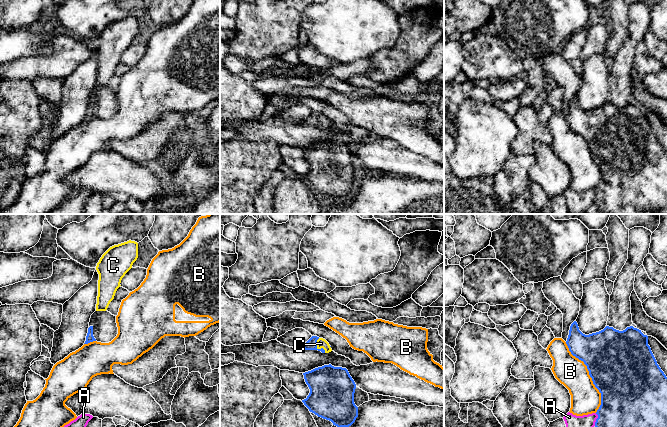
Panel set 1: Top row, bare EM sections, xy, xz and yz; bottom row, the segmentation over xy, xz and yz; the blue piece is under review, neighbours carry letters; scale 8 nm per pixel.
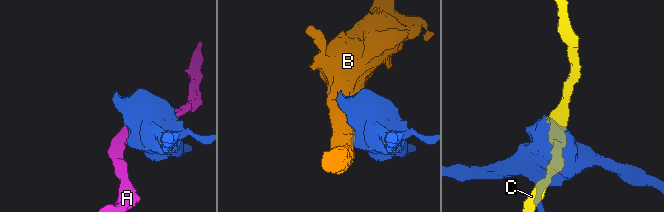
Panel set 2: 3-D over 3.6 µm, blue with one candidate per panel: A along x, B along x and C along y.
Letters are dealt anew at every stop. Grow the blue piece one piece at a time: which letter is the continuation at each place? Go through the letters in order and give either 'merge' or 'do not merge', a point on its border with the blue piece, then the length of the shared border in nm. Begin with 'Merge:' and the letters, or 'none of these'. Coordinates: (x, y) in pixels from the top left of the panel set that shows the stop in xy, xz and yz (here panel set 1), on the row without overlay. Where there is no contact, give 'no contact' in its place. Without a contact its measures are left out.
Merge: C
A: do not merge; meets blue in yz at (596, 195); contact 110 nm long
B: do not merge; meets blue in yz at (590, 152); contact 600 nm long
C: merge; meets blue in xz at (316, 123); contact 130 nm long

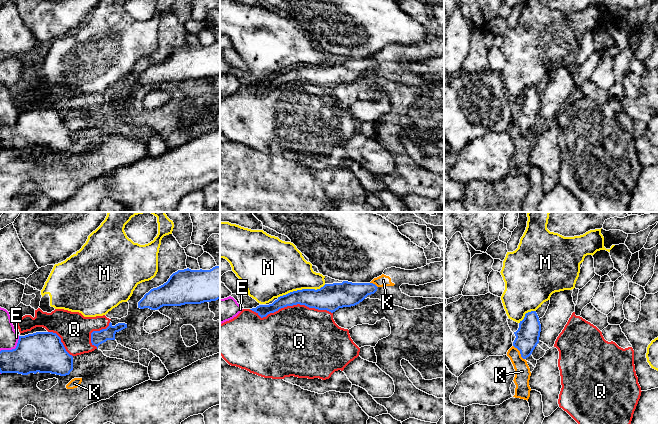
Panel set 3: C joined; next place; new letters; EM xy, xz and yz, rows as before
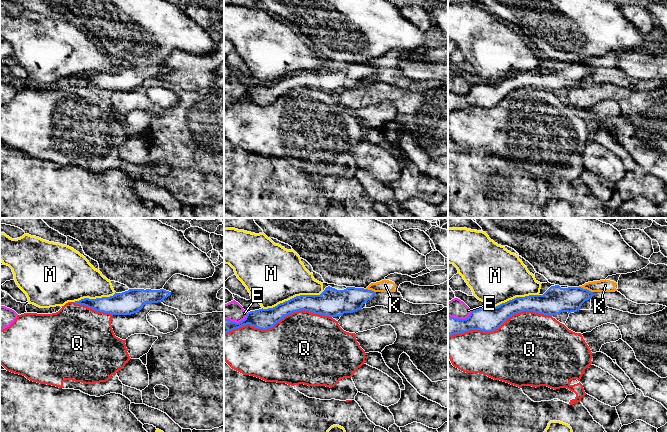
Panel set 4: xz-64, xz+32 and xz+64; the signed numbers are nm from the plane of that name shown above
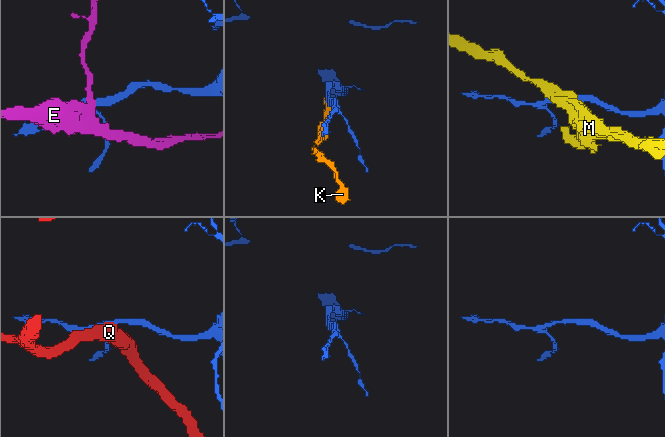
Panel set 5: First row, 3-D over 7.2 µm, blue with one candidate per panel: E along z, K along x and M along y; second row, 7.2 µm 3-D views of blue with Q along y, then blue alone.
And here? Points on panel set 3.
Merge: none of these
E: do not merge; meets blue in xy at (13, 125); contact 200 nm long
K: do not merge; meets blue in yz at (520, 128); contact 150 nm long
M: do not merge; meets blue in xz at (302, 65); contact 400 nm long
Q: do not merge; meets blue in xz at (291, 81); contact 650 nm long

